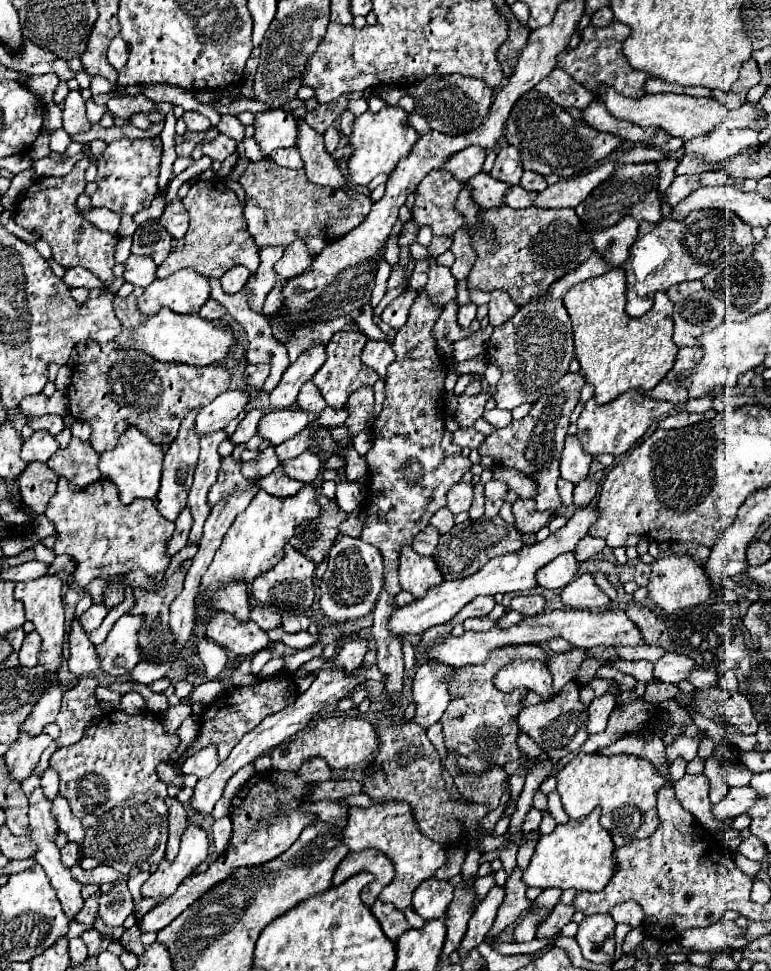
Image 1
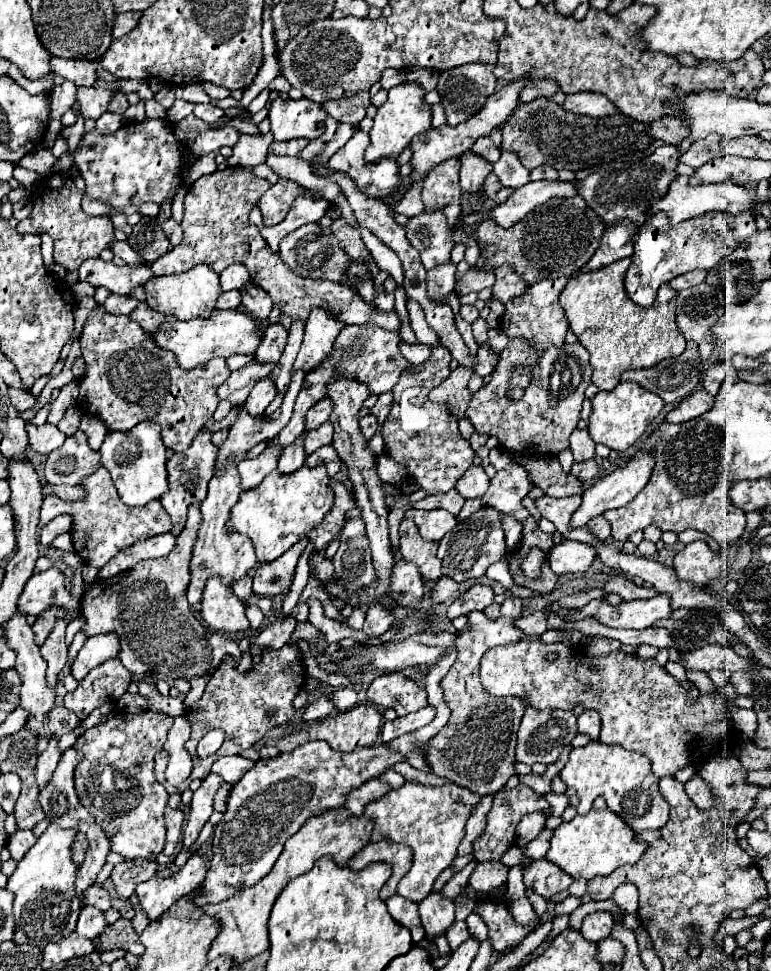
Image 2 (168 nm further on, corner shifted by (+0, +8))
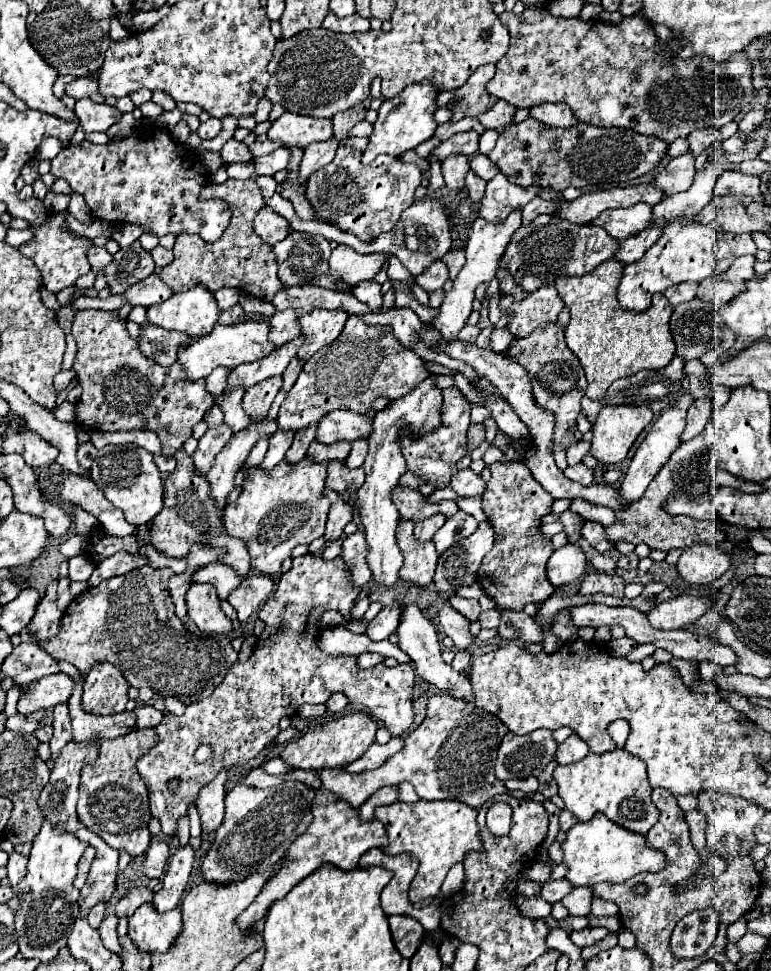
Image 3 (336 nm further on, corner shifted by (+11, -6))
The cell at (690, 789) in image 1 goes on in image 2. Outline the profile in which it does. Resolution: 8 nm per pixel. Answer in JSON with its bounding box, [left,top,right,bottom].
[685,775,715,811]

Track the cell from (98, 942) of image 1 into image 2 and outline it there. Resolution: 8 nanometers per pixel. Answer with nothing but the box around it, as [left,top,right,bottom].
[95,919,143,955]

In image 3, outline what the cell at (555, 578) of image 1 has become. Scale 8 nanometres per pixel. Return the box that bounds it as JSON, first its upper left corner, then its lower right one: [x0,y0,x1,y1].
[548,545,586,585]

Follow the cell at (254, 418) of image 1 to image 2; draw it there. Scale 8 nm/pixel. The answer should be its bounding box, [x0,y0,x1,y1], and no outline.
[245,377,277,417]

